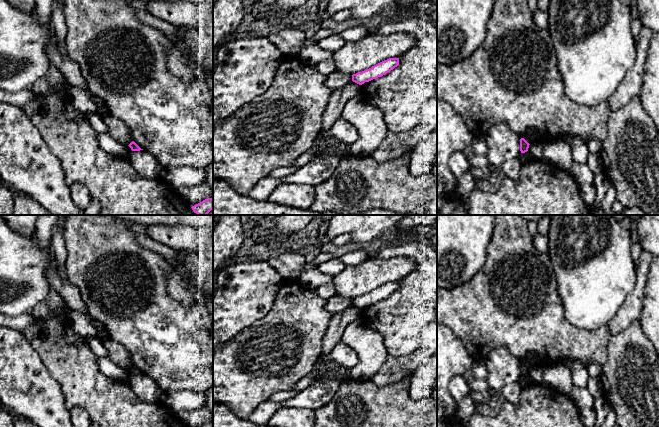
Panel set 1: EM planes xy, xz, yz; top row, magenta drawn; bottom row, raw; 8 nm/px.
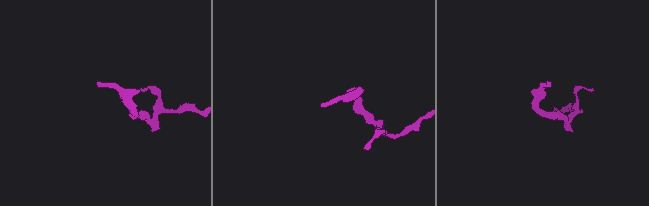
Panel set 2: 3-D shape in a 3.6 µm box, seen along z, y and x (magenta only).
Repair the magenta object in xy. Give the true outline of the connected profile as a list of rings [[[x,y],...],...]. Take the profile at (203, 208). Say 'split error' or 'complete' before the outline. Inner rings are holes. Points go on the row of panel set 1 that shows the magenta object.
complete; [[[205,199],[191,208],[197,215],[207,215],[213,209],[213,199]]]

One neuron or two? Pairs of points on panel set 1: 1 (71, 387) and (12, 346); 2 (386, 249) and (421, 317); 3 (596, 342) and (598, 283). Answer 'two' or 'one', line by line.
1: two
2: one
3: two

